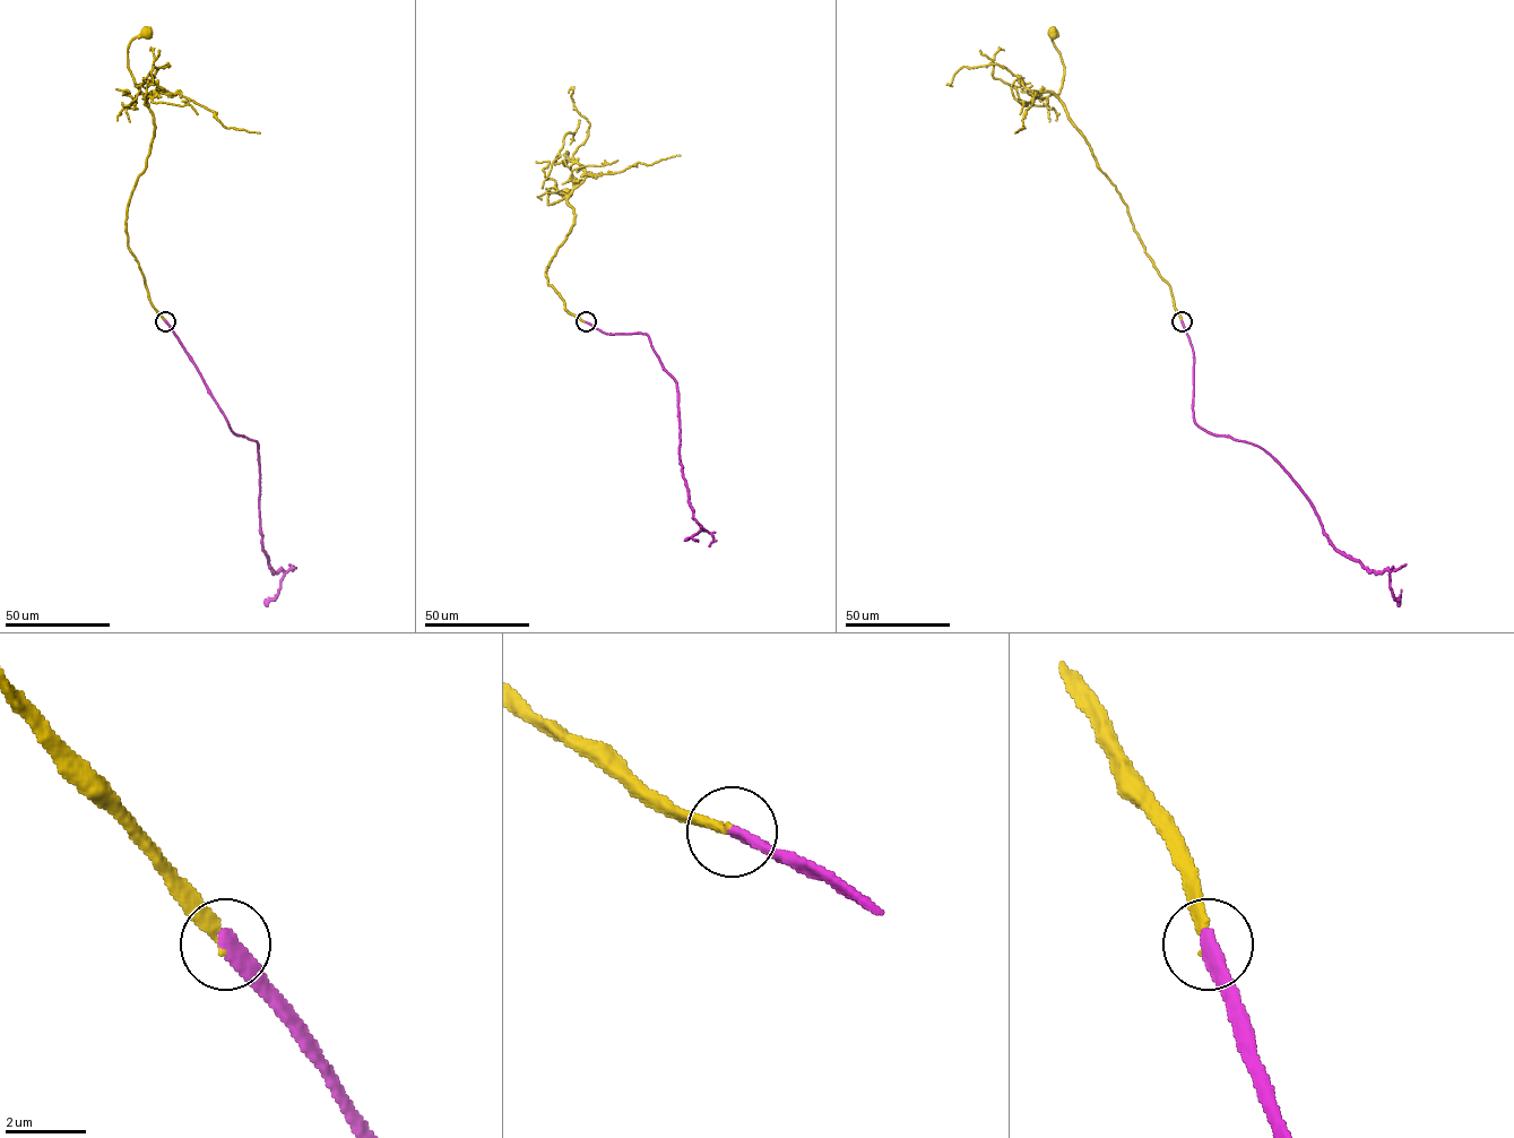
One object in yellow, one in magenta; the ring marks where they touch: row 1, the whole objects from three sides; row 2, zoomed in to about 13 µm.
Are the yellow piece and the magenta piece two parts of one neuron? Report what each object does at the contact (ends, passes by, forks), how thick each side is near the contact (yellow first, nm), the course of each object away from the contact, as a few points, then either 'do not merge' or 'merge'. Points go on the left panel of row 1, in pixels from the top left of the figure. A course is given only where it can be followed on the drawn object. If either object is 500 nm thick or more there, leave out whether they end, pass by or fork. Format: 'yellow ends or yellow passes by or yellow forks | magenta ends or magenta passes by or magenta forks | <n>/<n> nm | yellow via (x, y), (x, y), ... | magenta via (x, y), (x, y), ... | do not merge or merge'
yellow ends | magenta ends | 260/400 nm | yellow via (165, 321), (153, 305), (126, 231), (127, 206), (146, 166), (155, 123), (128, 65), (131, 41), (146, 32) | magenta via (165, 321), (231, 430), (258, 445), (262, 548), (273, 571), (284, 571), (280, 588), (273, 600), (278, 589) | merge

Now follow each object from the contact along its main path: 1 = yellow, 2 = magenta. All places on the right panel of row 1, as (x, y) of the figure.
1: (1182, 321), (1169, 285), (1144, 251), (1121, 194), (1056, 95), (1063, 65), (1052, 32)
2: (1182, 321), (1195, 422), (1263, 448), (1330, 542), (1389, 571), (1398, 600), (1401, 589)

